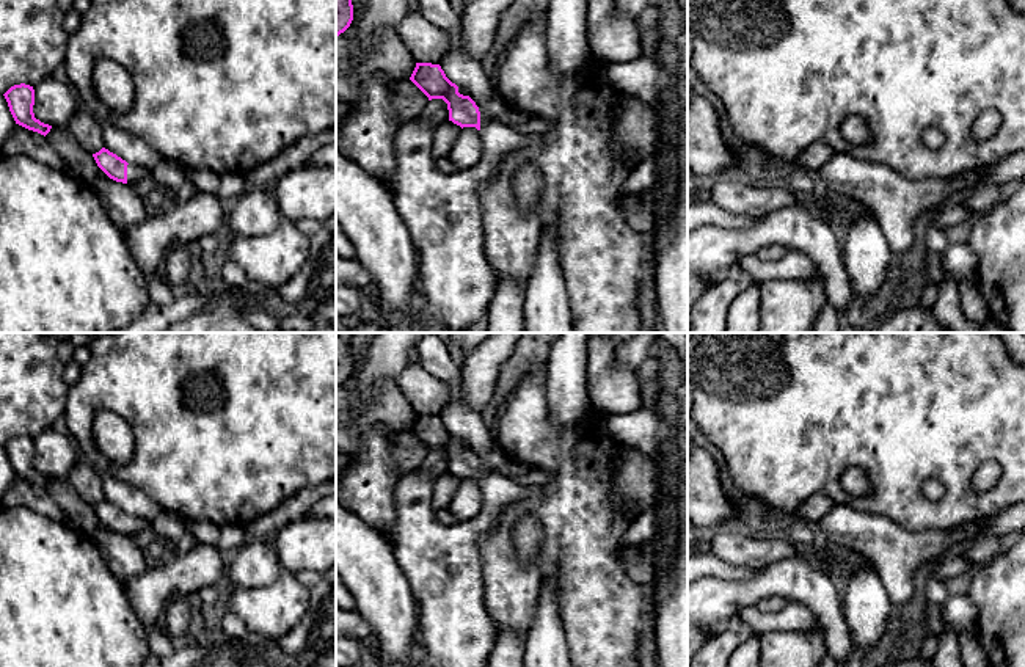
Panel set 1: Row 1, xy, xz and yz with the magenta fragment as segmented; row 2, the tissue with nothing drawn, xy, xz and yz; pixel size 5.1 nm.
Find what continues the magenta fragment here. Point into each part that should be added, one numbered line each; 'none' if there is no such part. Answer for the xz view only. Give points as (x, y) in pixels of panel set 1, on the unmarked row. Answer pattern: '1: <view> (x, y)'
1: xz (443, 565)

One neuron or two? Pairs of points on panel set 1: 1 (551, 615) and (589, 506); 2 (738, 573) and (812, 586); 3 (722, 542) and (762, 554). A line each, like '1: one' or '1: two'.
1: two
2: two
3: one

